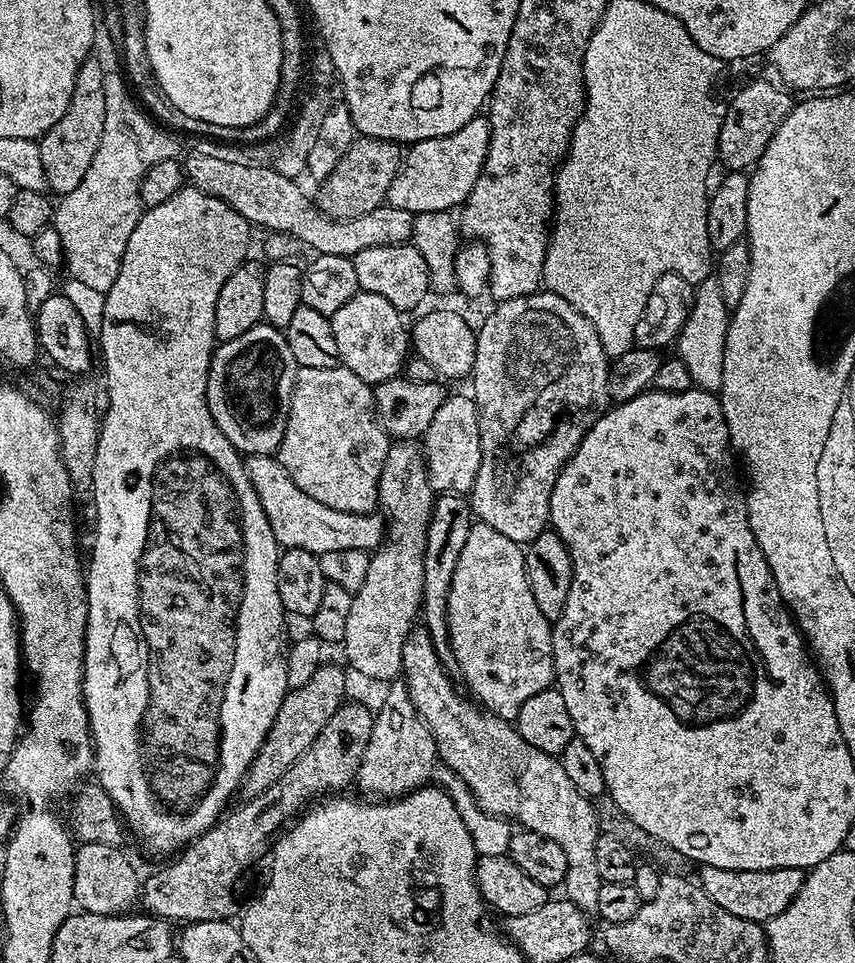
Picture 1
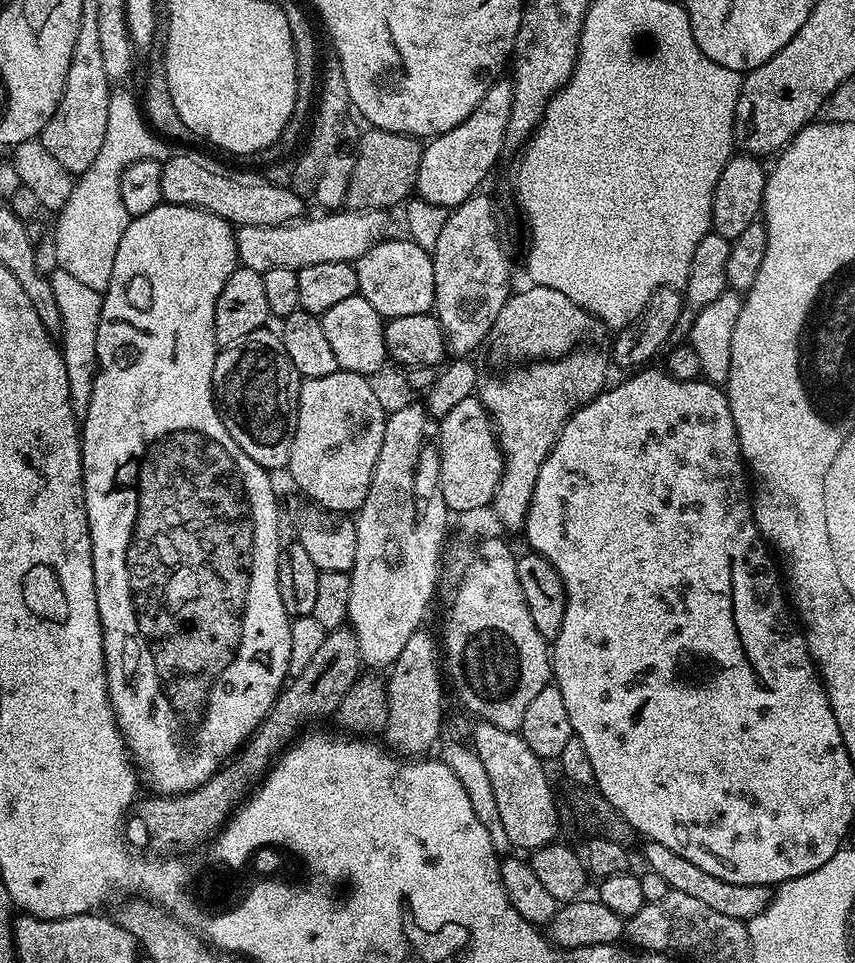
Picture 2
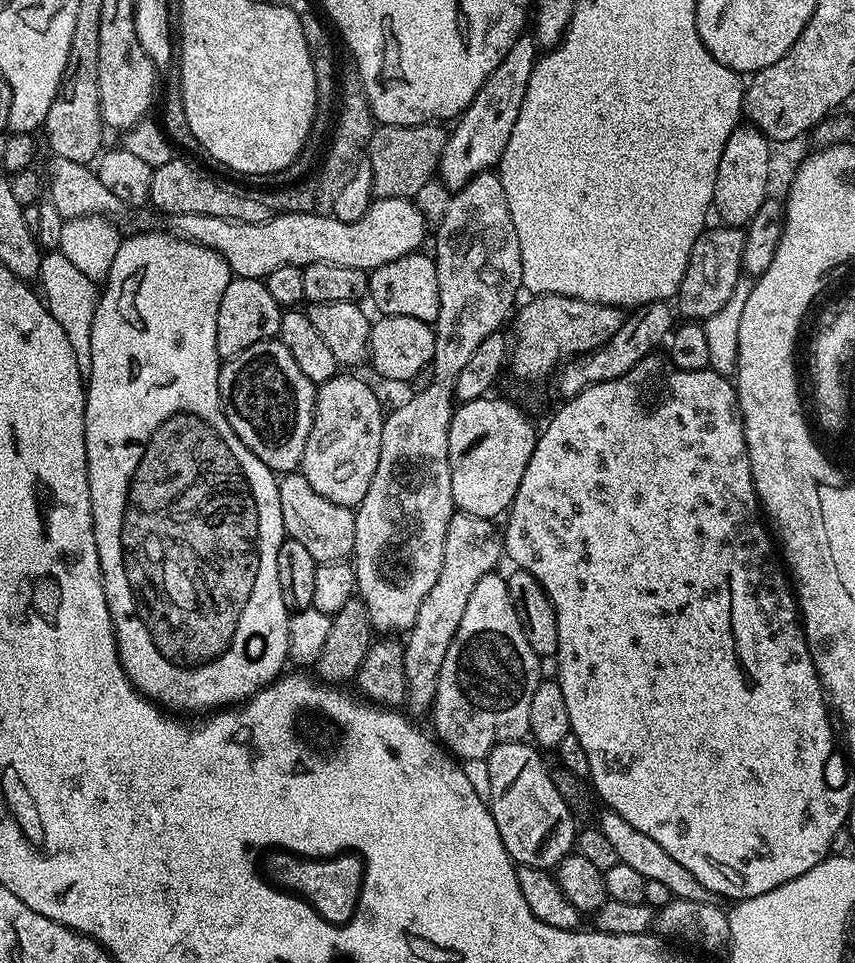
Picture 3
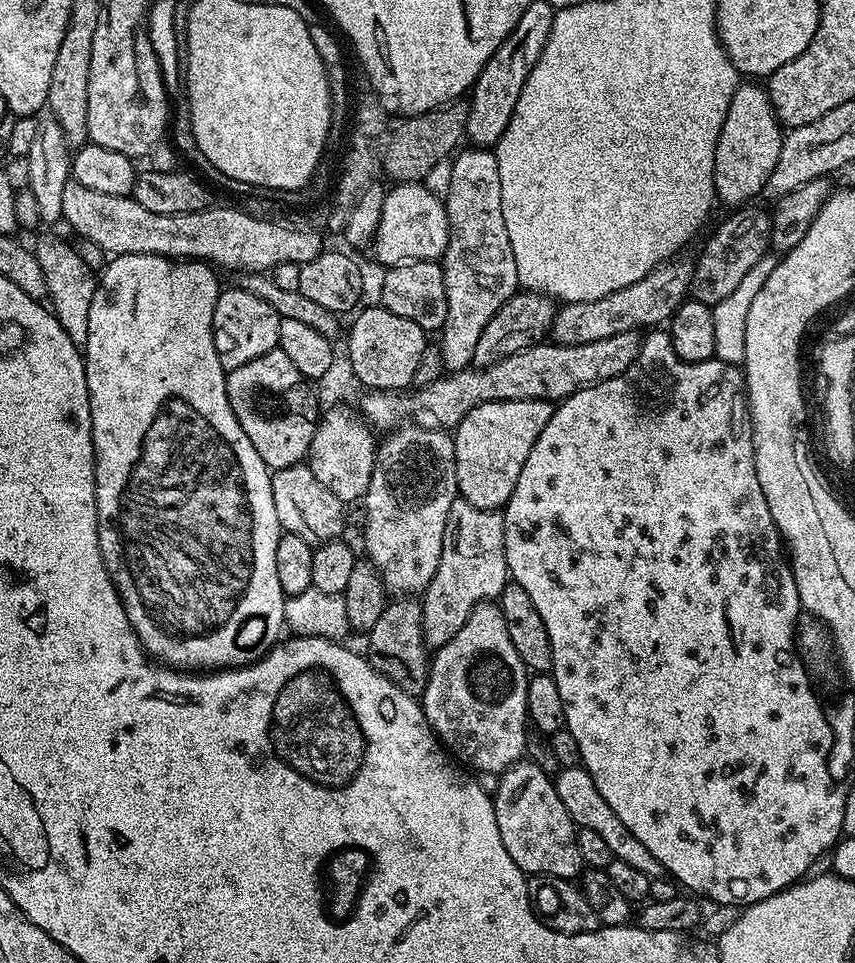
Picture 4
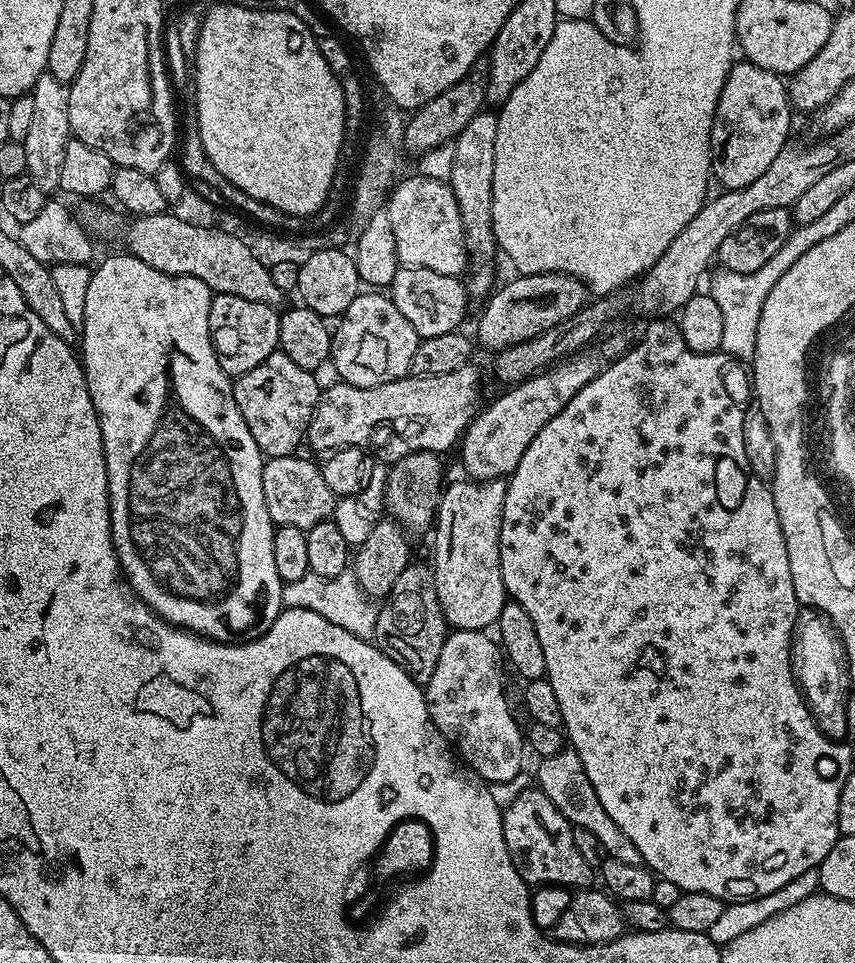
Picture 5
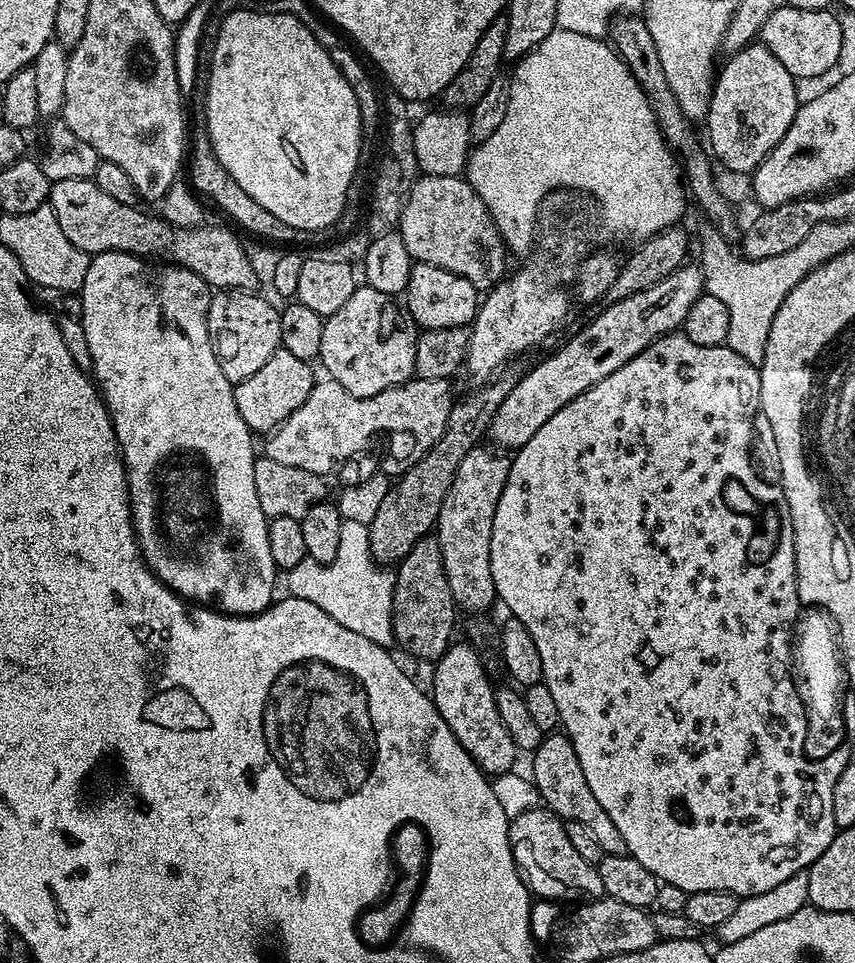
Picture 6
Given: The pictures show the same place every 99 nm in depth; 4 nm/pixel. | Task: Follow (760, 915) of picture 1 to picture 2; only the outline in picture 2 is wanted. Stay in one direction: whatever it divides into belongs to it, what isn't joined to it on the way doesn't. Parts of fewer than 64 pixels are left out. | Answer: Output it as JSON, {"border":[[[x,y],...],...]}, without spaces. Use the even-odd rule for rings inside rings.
{"border":[[[647,841],[643,845],[644,860],[647,871],[659,874],[668,884],[669,889],[682,894],[690,894],[690,898],[698,898],[705,906],[710,906],[710,910],[718,910],[726,918],[738,918],[745,922],[752,920],[768,904],[770,892],[763,884],[735,884],[734,882],[722,882],[722,878],[714,878],[714,874],[706,874],[694,862],[686,862],[682,854],[674,854],[662,842]]]}

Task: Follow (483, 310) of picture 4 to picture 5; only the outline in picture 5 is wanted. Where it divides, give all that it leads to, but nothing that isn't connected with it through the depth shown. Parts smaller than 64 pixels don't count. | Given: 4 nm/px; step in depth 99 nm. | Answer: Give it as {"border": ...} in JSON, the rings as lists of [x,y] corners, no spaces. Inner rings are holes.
{"border":[[[485,110],[474,118],[470,118],[470,123],[464,127],[462,134],[456,136],[454,166],[450,173],[450,187],[458,202],[458,210],[462,214],[464,241],[470,257],[470,271],[466,276],[466,287],[473,297],[481,296],[481,298],[487,297],[497,283],[496,272],[492,269],[492,263],[495,262],[496,256],[498,257],[496,238],[492,229],[492,203],[494,202],[494,138],[498,138],[498,122],[496,121],[497,113],[491,111]]]}

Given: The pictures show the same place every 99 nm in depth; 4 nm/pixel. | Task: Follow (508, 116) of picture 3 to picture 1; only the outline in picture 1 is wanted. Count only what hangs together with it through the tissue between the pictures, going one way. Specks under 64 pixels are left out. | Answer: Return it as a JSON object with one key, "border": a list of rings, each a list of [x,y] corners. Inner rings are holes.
{"border":[[[478,115],[466,122],[462,130],[454,130],[454,134],[442,138],[426,138],[411,145],[403,153],[394,182],[390,182],[387,204],[413,214],[434,210],[452,212],[459,209],[470,190],[474,190],[478,174],[482,174],[489,142],[488,121],[483,115]]]}

